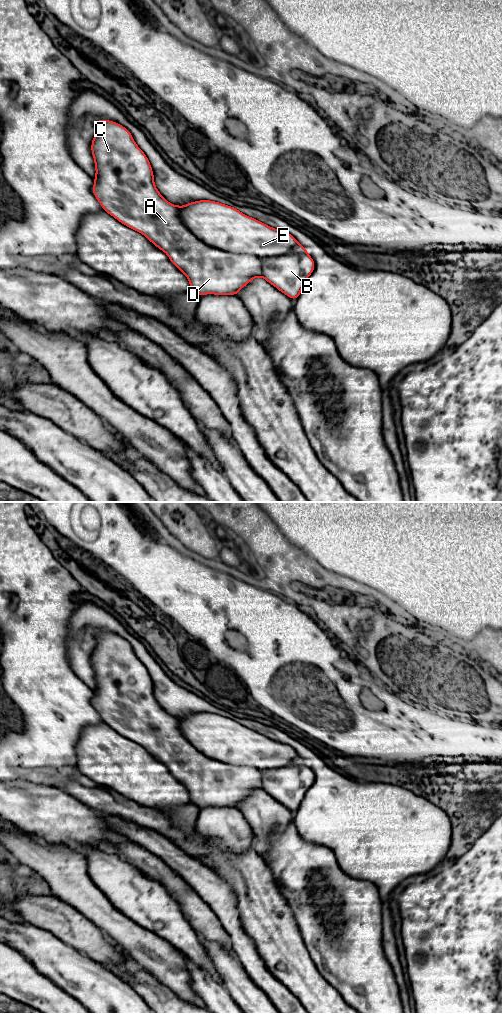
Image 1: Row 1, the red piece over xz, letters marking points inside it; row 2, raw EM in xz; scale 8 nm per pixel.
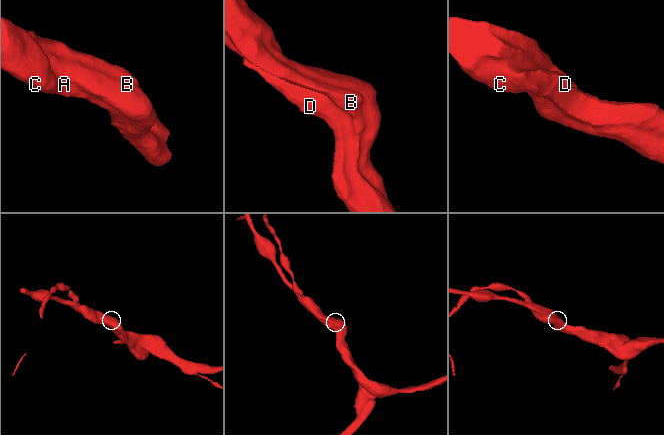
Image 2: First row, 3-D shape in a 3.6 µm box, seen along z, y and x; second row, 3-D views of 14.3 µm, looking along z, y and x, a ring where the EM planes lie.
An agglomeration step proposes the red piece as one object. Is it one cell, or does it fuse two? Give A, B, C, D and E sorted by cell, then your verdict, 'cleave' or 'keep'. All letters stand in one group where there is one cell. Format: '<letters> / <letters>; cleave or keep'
A C D E / B; cleave

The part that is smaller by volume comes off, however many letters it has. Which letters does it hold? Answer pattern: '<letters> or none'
B

